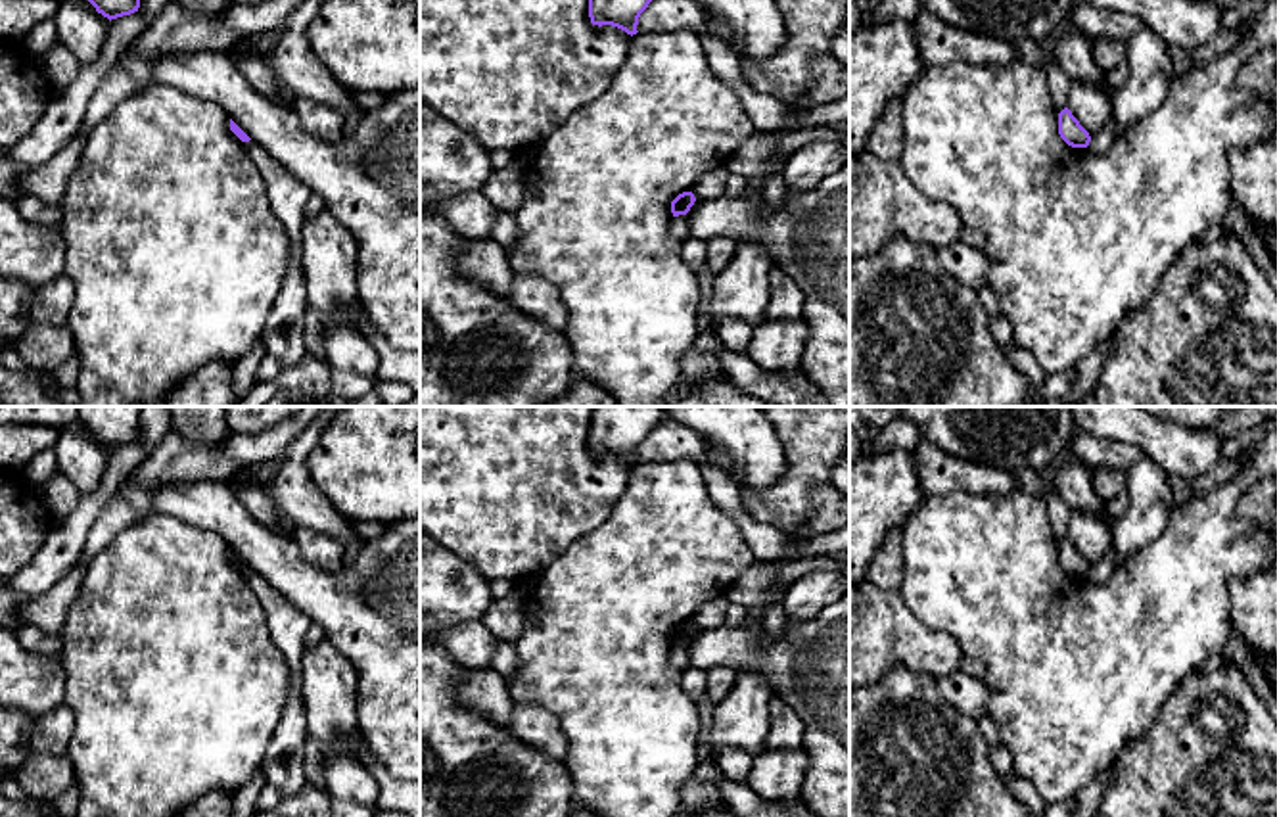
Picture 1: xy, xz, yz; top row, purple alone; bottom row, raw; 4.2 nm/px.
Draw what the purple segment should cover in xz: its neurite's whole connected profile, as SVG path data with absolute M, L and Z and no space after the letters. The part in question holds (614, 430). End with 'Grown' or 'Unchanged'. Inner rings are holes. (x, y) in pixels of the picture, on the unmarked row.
M592 407L591 453L612 455L633 466L638 462L640 443L663 420L663 407Z. Unchanged

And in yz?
M1068 537L1058 543L1058 564L1072 577L1087 577L1089 562L1080 554Z. Unchanged

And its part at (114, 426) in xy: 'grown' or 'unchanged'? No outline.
unchanged

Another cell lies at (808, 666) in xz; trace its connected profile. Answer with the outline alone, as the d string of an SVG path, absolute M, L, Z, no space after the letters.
M849 593L821 608L811 619L788 621L777 639L746 627L696 629L688 641L688 660L702 671L727 667L763 673L775 694L803 721L809 769L800 800L817 817L849 817Z

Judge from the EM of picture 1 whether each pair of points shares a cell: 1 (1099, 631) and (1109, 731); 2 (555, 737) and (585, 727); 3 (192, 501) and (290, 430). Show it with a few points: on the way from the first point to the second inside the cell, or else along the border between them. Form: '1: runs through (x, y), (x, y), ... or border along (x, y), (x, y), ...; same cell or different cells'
1: runs through (1099, 656), (1099, 706); same cell
2: border along (528, 704), (558, 722), (566, 760); different cells
3: border along (227, 480), (179, 482), (175, 486); different cells

